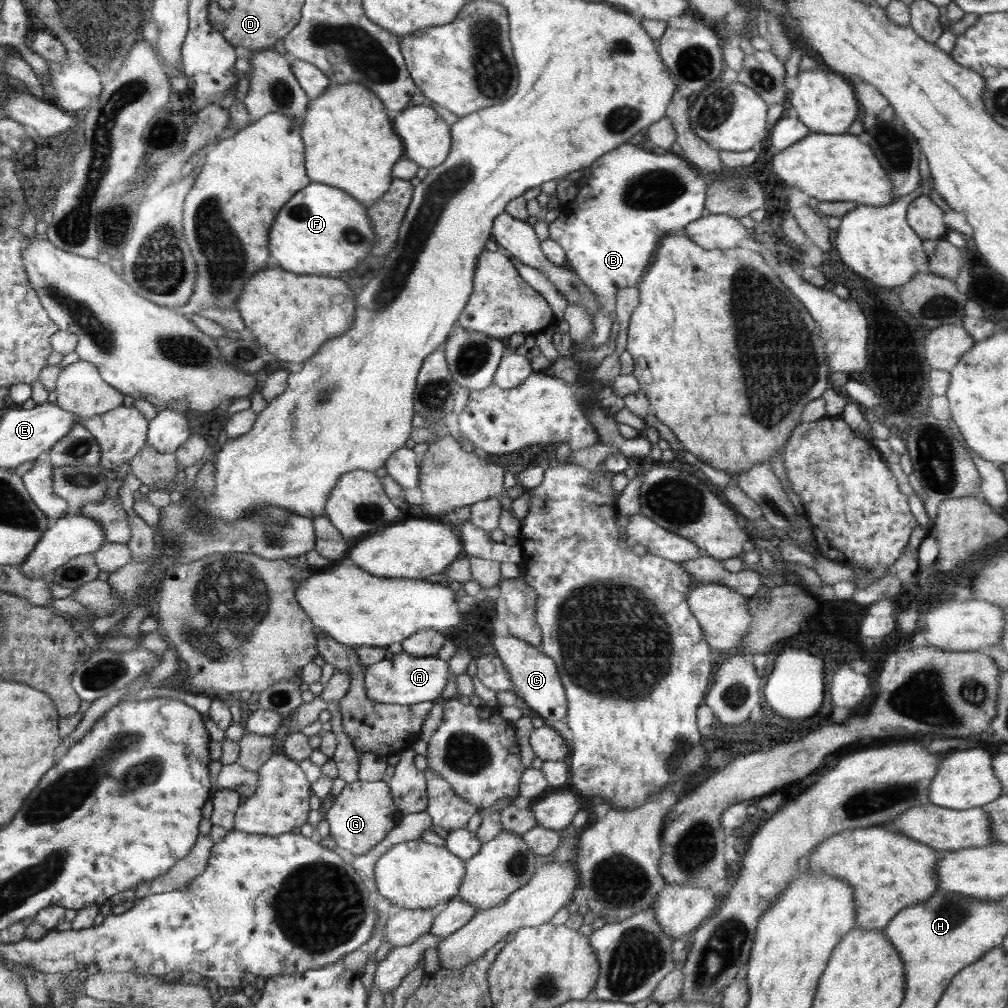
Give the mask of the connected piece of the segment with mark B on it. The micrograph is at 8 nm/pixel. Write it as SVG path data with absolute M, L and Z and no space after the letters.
M621 144L616 150L603 154L594 161L589 170L590 177L580 178L580 190L576 198L562 205L560 216L549 224L549 239L562 247L570 270L586 283L586 287L590 287L599 304L597 313L591 318L593 331L585 338L585 342L571 346L572 360L576 360L578 348L596 350L608 340L612 323L617 320L616 291L638 285L660 240L669 234L681 233L690 222L695 222L706 214L707 181L697 168L679 154L665 151L655 153L642 146Z

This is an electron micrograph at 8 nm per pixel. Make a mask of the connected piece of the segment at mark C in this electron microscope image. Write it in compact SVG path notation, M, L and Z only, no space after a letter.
M501 628L494 632L491 641L498 658L502 659L510 674L510 681L515 687L516 694L529 705L531 713L540 716L548 725L552 725L566 717L568 700L556 663L548 658L539 647L533 647L527 642L507 634Z

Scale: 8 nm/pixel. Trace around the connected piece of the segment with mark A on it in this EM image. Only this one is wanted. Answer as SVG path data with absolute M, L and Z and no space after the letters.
M401 651L393 654L392 660L382 659L365 668L365 688L368 699L392 705L417 705L420 702L434 702L442 700L444 691L450 677L449 664L434 657L413 657Z

